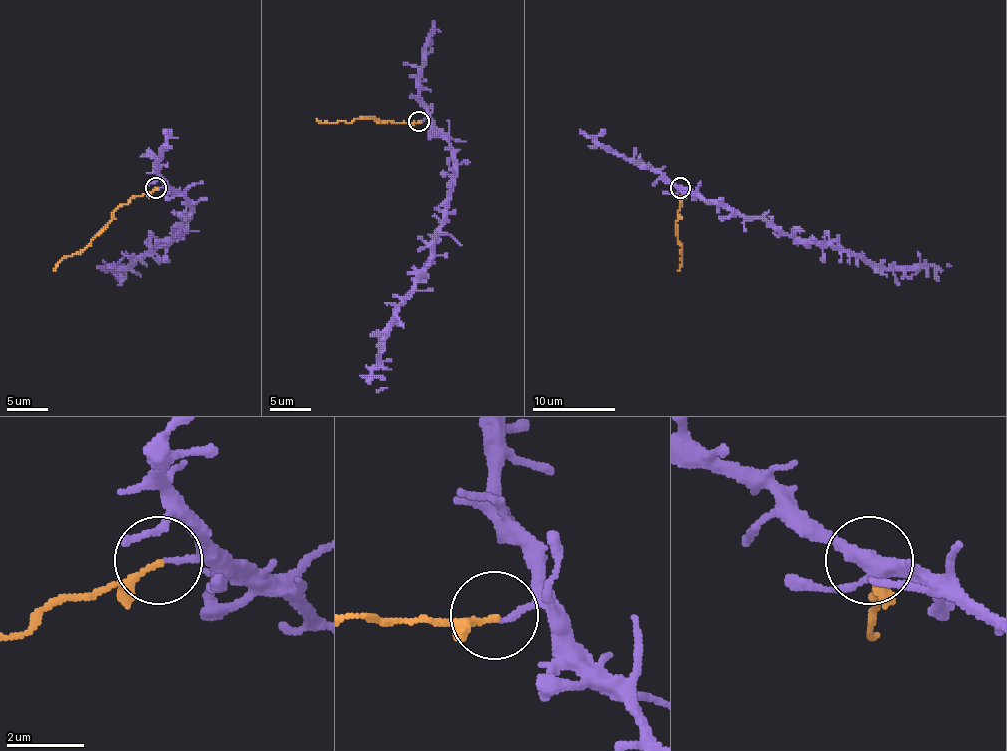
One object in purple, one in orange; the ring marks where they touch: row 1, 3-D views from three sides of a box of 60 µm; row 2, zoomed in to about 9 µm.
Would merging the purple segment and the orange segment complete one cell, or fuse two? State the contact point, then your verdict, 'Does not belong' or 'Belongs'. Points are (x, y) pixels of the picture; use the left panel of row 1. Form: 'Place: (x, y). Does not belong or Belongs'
Place: (155, 188). Does not belong

